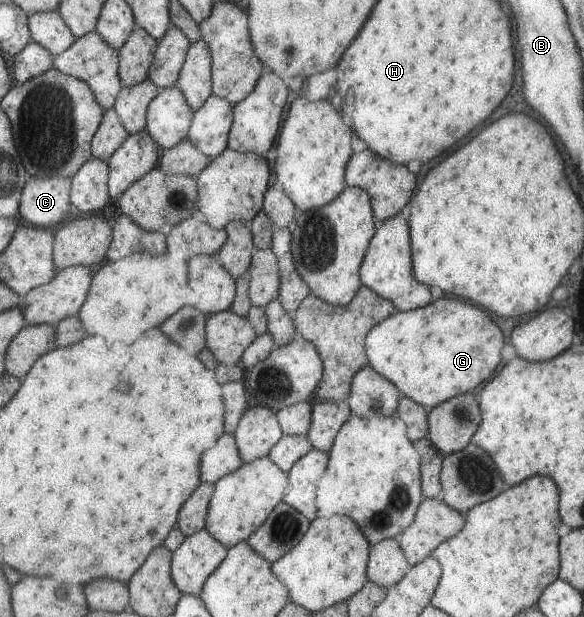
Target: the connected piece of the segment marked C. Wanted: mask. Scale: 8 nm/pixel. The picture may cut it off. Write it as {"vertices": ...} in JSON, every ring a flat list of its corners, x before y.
{"vertices":[[66,177,30,178,23,186,18,213,31,225,56,226,72,210,70,191,71,179]]}

